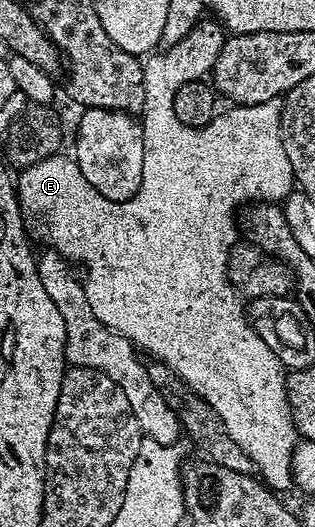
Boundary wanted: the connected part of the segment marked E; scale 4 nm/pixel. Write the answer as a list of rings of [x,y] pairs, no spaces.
[[[204,17],[199,20],[197,26],[189,29],[189,33],[185,33],[185,37],[181,37],[181,41],[177,41],[177,45],[146,56],[143,63],[145,105],[141,112],[141,126],[144,139],[143,175],[141,185],[139,185],[137,193],[131,199],[125,202],[115,202],[107,199],[86,180],[74,158],[59,155],[60,153],[42,156],[32,166],[24,168],[16,178],[16,191],[19,197],[19,205],[23,208],[24,214],[39,217],[45,225],[47,237],[50,241],[48,244],[68,262],[84,263],[87,266],[87,275],[85,274],[83,279],[84,287],[89,300],[89,309],[93,309],[97,321],[101,321],[106,327],[117,332],[117,334],[125,336],[129,342],[135,344],[140,352],[146,353],[148,351],[154,360],[164,363],[192,391],[197,392],[211,406],[213,413],[217,413],[217,417],[221,417],[225,429],[229,429],[229,437],[233,437],[233,441],[237,441],[237,445],[241,445],[241,449],[245,449],[245,453],[249,453],[249,457],[255,463],[255,470],[261,476],[262,482],[266,483],[272,491],[284,493],[283,491],[292,490],[293,487],[291,462],[293,461],[293,453],[295,452],[297,442],[295,422],[291,416],[291,406],[287,400],[287,375],[285,374],[282,361],[275,356],[273,349],[269,349],[269,345],[265,345],[265,341],[261,341],[261,337],[257,337],[254,327],[249,322],[249,315],[245,310],[244,300],[234,284],[231,283],[228,275],[231,251],[237,242],[237,236],[235,236],[235,231],[237,235],[237,212],[248,201],[279,201],[289,191],[286,181],[283,180],[283,171],[285,175],[285,169],[290,168],[291,162],[285,153],[285,145],[281,141],[281,133],[279,132],[283,109],[279,99],[270,99],[252,107],[235,105],[230,108],[232,111],[228,115],[216,114],[212,122],[205,127],[186,127],[185,124],[182,124],[177,119],[174,109],[174,95],[177,91],[187,82],[202,80],[206,76],[206,71],[208,74],[209,69],[214,68],[217,61],[217,53],[224,38],[224,28],[214,18]]]

